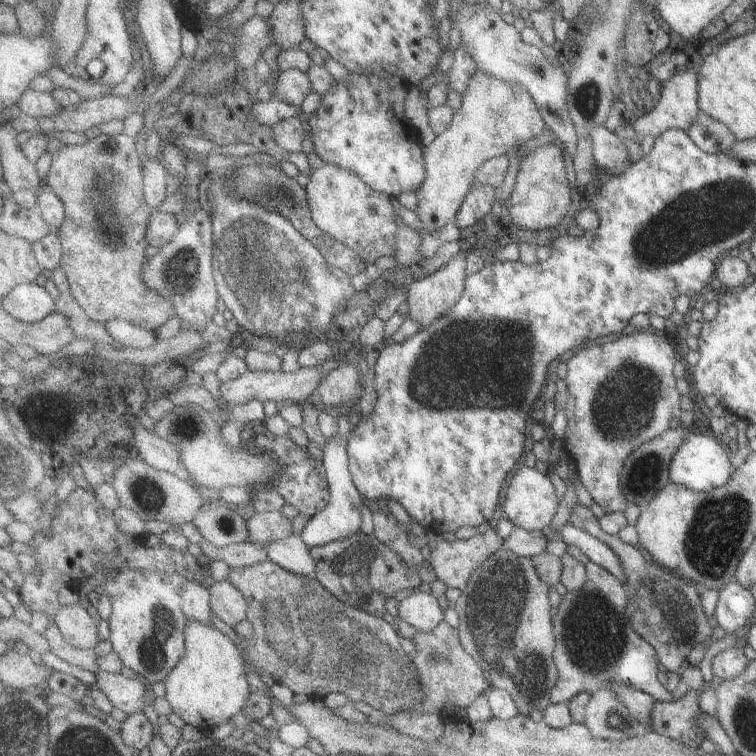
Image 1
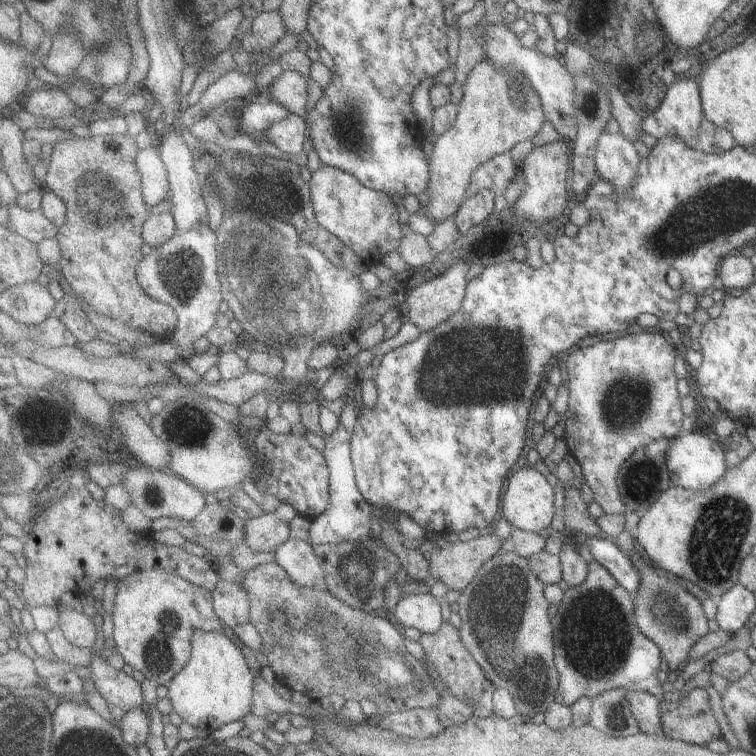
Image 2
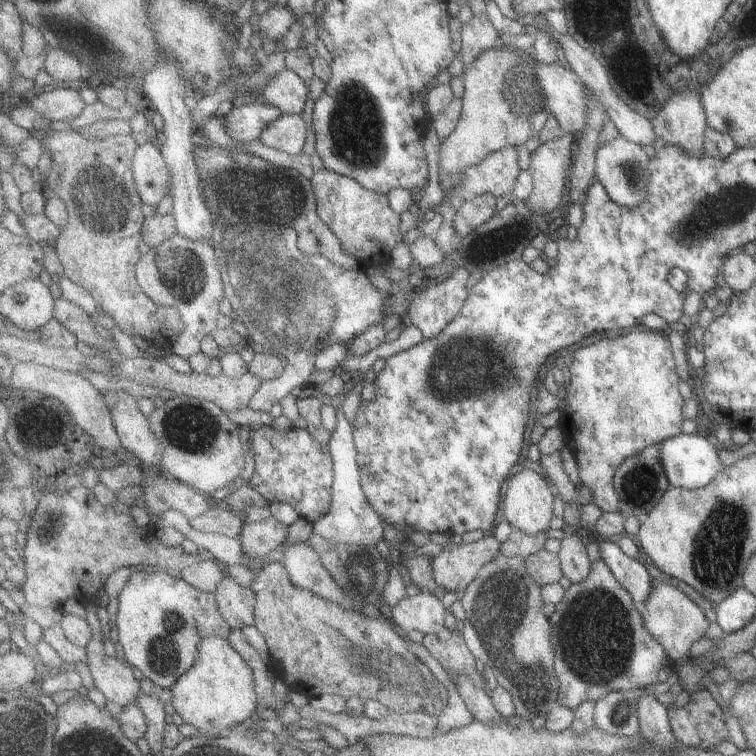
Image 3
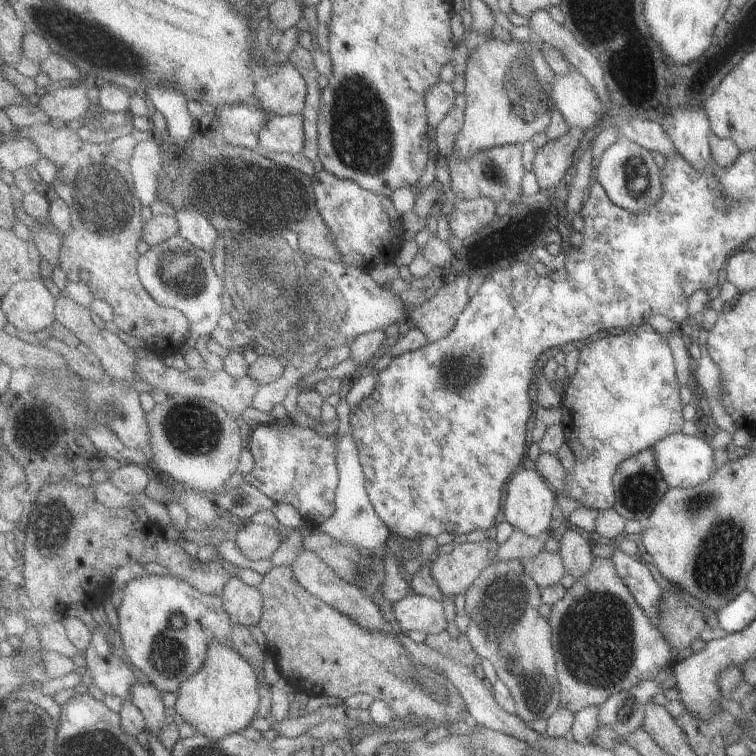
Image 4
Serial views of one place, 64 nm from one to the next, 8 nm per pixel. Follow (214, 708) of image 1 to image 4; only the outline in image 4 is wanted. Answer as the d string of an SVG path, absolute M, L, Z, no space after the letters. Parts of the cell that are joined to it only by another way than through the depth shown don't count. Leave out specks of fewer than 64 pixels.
M211 640L205 650L203 666L183 680L175 690L177 704L175 710L185 724L193 724L199 734L205 734L213 740L223 740L225 736L239 734L243 728L257 718L259 708L259 684L257 672L245 656L225 642Z

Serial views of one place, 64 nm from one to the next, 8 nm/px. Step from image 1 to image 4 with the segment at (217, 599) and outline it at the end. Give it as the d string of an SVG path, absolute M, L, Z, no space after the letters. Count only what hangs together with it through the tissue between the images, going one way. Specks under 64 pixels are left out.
M231 578L219 592L223 610L235 626L257 626L263 608L263 596L257 588L243 584L239 578Z

